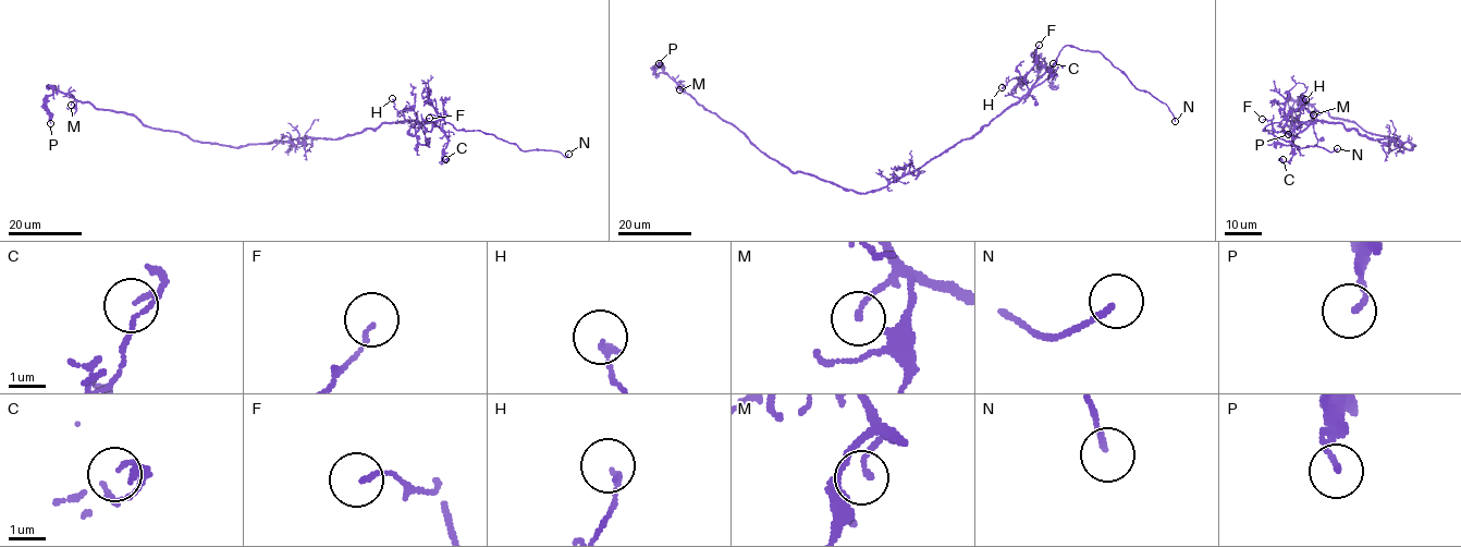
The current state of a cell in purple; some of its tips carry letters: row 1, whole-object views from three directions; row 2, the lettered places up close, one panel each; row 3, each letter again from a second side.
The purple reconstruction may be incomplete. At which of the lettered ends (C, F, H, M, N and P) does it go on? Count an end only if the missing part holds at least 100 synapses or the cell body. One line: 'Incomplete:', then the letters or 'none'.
Incomplete: N

